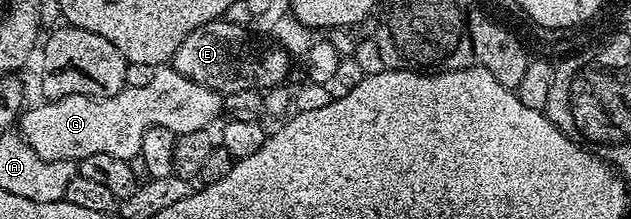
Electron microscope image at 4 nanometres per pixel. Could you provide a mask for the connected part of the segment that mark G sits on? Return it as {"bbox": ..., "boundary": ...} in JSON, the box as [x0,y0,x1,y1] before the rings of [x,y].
{"bbox":[18,66,222,162],"boundary":[[[164,66],[156,71],[151,83],[126,86],[113,96],[67,96],[55,102],[39,103],[33,108],[32,105],[25,107],[18,121],[23,138],[42,159],[68,159],[77,162],[82,158],[90,158],[90,154],[114,154],[114,158],[135,161],[140,155],[142,134],[146,134],[150,126],[166,126],[166,130],[179,137],[207,129],[215,122],[216,115],[221,115],[222,112],[222,96],[219,93],[184,77],[171,66]]]}

